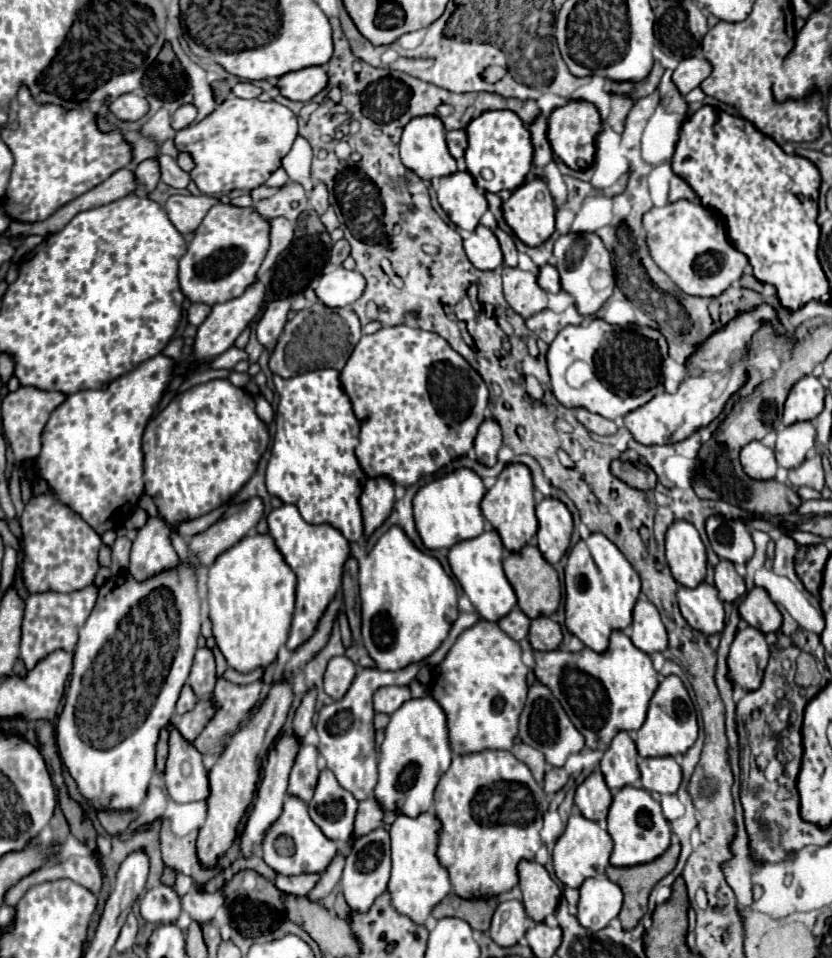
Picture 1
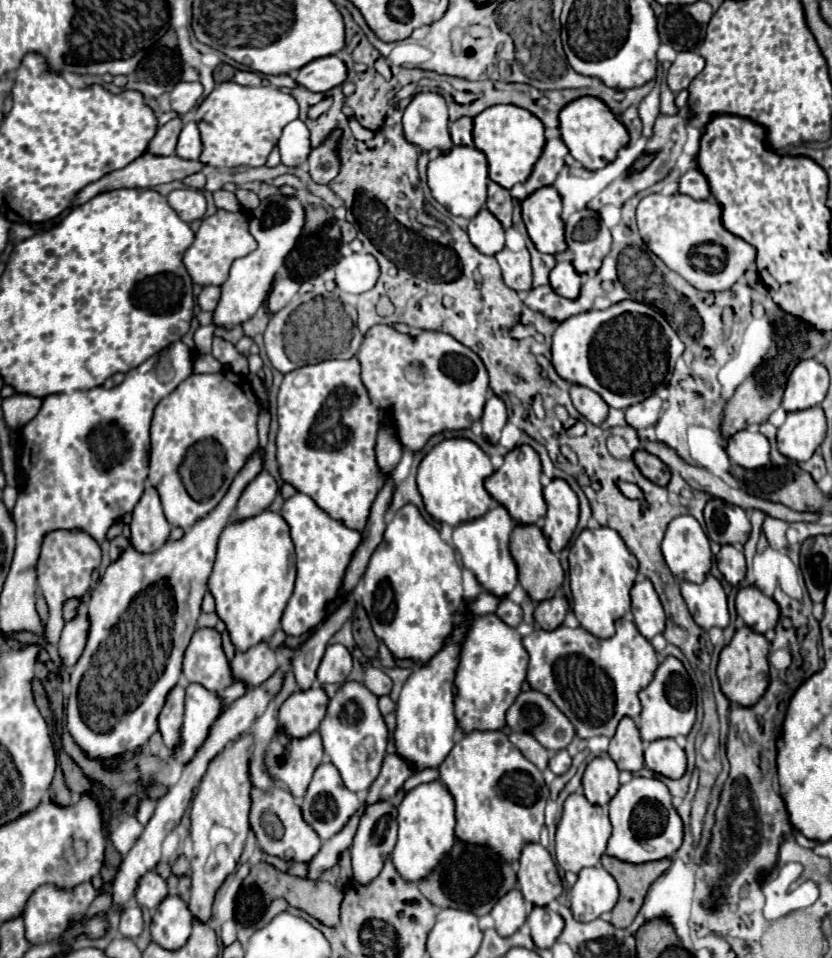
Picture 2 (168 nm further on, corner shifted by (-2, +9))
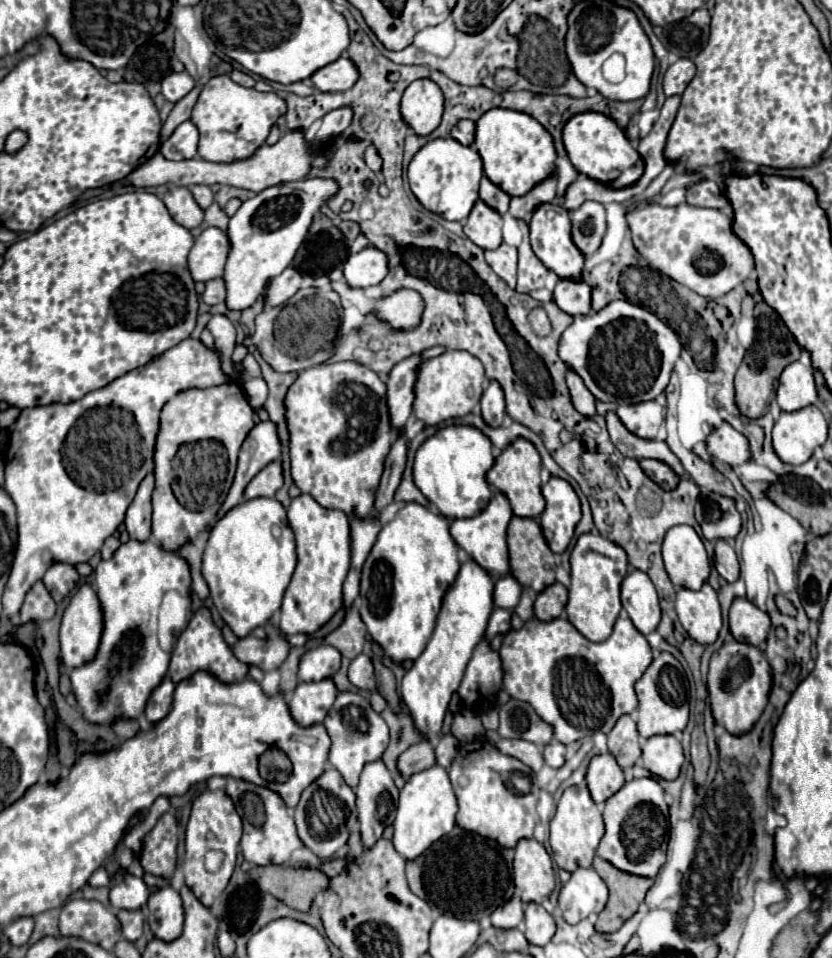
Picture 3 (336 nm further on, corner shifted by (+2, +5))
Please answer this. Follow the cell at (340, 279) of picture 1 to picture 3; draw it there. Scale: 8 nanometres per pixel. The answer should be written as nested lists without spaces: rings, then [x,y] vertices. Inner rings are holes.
[[[351,245],[342,273],[350,289],[368,289],[372,285],[378,285],[386,277],[388,259],[382,251],[374,247],[366,247],[360,253],[352,253]]]

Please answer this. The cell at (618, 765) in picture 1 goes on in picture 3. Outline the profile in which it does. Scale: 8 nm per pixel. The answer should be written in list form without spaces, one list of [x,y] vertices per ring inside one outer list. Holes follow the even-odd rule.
[[[622,715],[614,729],[608,733],[608,749],[622,769],[634,767],[640,759],[640,743],[636,723],[630,715]]]

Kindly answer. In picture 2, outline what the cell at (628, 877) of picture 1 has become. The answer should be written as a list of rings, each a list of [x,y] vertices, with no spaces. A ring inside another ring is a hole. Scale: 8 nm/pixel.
[[[602,855],[602,867],[616,879],[620,887],[620,899],[612,909],[610,923],[616,929],[626,929],[640,911],[648,887],[670,867],[670,861],[650,861],[644,865],[632,865],[616,857]]]

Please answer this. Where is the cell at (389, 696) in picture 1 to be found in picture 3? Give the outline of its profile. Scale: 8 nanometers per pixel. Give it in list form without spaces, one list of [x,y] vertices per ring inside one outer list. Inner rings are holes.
[[[360,653],[348,669],[348,679],[352,685],[356,685],[362,691],[374,691],[376,689],[376,679],[374,679],[374,667],[372,661],[366,653]]]

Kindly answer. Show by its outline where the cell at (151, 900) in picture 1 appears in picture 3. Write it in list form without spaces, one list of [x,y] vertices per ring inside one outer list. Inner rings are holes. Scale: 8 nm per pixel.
[[[126,875],[126,879],[110,889],[110,903],[114,909],[142,909],[148,903],[150,889],[144,879]]]

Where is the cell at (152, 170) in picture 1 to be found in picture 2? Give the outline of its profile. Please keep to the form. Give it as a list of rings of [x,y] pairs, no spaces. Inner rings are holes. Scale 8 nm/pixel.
[[[176,117],[172,121],[168,121],[166,125],[162,125],[156,133],[156,137],[150,141],[148,151],[156,153],[156,155],[172,155],[176,149],[176,141],[182,129],[182,117]]]

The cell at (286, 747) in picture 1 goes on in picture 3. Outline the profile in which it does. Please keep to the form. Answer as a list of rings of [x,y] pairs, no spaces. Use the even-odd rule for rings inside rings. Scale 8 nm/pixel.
[[[324,679],[318,683],[300,683],[288,699],[288,709],[298,725],[312,727],[324,721],[334,699],[336,687],[332,679]]]

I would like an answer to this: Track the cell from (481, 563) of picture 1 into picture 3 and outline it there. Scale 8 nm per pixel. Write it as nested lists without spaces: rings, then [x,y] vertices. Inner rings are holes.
[[[496,493],[488,507],[470,519],[456,519],[450,523],[450,535],[458,547],[462,547],[472,561],[476,561],[482,569],[486,569],[492,577],[506,577],[510,575],[508,565],[508,547],[506,547],[506,529],[512,519],[512,509],[508,499],[502,493]]]

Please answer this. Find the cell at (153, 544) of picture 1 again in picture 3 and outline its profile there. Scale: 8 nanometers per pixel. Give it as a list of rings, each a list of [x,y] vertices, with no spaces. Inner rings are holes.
[[[148,473],[144,477],[144,481],[138,487],[138,493],[132,501],[132,505],[128,507],[126,513],[126,531],[130,533],[130,539],[136,541],[146,541],[152,535],[152,503],[150,503],[150,495],[154,489],[154,475]]]

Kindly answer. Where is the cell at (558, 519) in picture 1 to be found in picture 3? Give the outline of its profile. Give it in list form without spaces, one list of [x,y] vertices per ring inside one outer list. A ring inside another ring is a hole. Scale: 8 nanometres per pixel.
[[[550,477],[550,481],[546,485],[542,485],[542,495],[546,499],[546,509],[540,515],[540,527],[552,531],[552,539],[548,543],[552,553],[564,553],[564,549],[570,545],[570,539],[574,535],[574,527],[582,517],[578,495],[574,493],[572,485],[560,477]]]

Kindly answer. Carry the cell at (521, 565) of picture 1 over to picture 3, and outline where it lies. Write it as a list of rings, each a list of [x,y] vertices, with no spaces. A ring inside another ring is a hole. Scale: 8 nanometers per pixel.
[[[512,517],[510,525],[508,525],[508,549],[510,549],[512,577],[516,577],[516,581],[522,587],[528,587],[528,589],[534,589],[536,593],[542,593],[548,585],[552,585],[556,581],[554,553],[548,549],[546,539],[544,539],[544,535],[540,531],[540,525],[534,519]]]

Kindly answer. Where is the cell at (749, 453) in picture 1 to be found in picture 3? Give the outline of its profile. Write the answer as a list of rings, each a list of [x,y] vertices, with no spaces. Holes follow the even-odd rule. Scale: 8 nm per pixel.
[[[722,423],[722,427],[714,429],[708,437],[708,453],[716,457],[722,463],[728,463],[730,467],[742,465],[752,459],[752,451],[748,445],[748,439],[732,429],[732,425]]]

